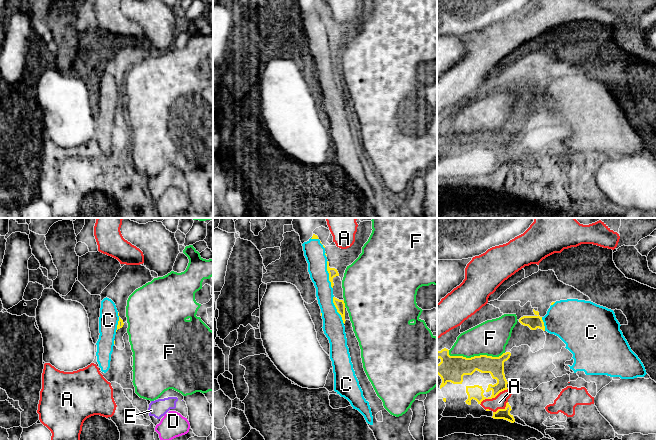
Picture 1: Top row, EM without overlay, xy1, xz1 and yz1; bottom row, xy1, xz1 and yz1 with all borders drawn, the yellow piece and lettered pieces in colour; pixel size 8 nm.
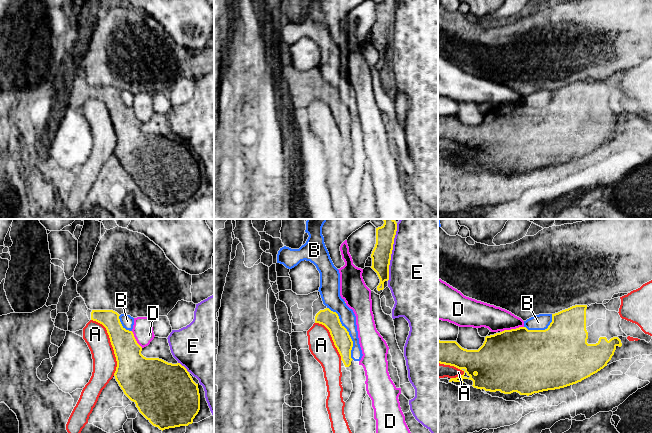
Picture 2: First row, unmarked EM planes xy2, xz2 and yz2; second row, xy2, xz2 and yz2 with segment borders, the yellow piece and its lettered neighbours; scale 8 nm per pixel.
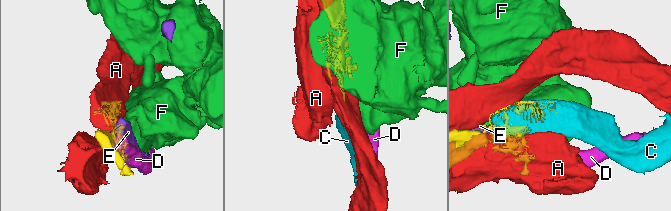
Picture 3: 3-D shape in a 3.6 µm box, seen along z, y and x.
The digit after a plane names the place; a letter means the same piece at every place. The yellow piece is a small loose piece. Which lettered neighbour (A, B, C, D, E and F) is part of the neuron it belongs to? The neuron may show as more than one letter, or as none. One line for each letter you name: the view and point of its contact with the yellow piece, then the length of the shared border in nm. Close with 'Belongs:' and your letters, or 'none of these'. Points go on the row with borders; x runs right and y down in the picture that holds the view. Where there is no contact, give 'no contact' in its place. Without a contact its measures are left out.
C: meets yellow in xz1 at (329, 274); contact 240 nm long
Belongs: C

